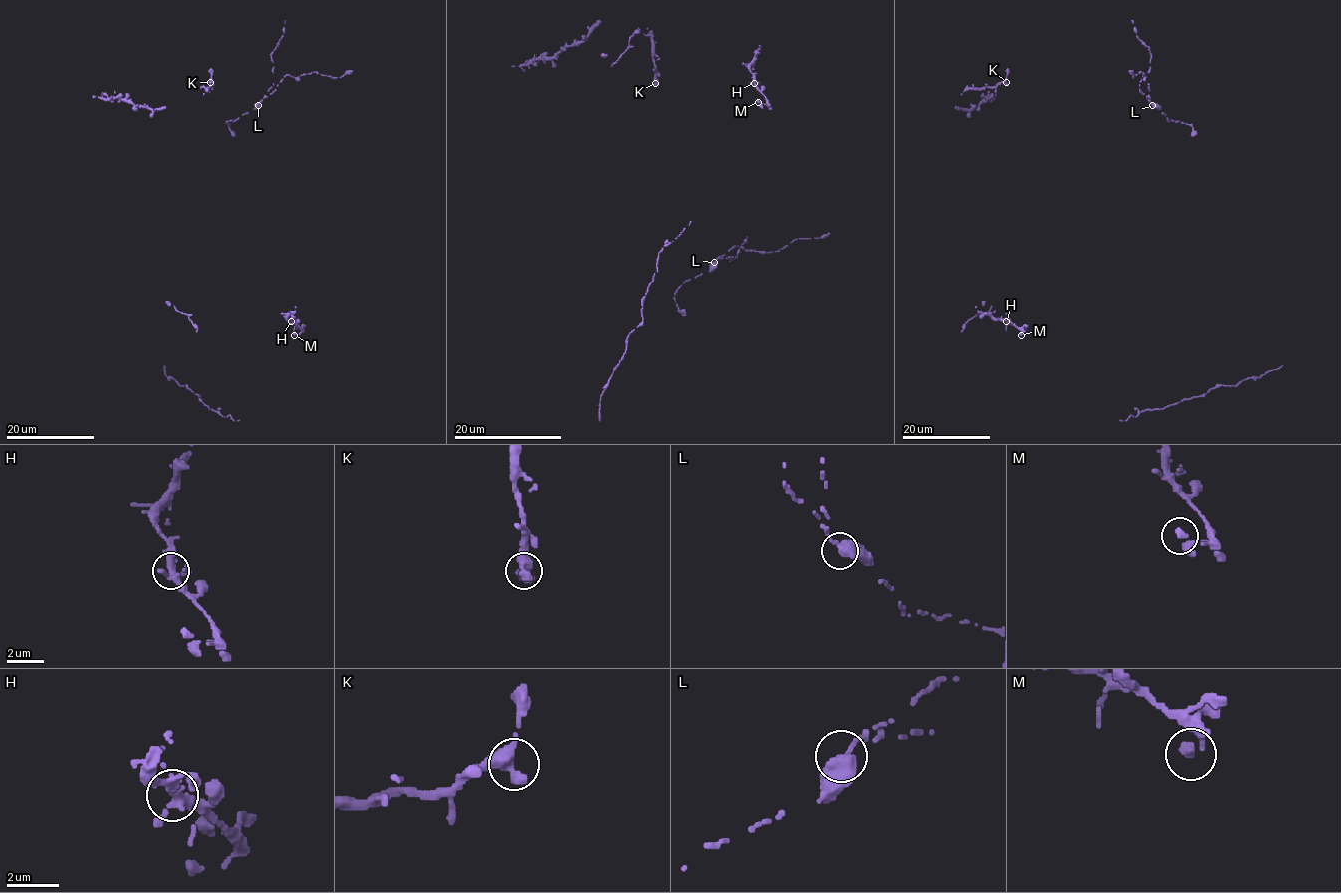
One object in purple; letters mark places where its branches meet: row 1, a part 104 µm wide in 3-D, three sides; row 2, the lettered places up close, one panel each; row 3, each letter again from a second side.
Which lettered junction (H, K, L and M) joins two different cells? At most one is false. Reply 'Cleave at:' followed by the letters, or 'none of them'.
Cleave at: L

